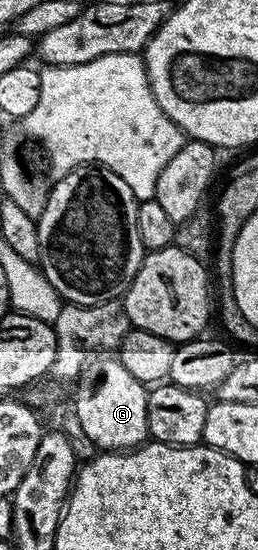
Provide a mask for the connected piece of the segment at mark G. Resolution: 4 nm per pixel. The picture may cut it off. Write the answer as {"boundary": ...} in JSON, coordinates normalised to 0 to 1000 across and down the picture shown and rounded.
{"boundary":[[[461,649],[388,651],[341,658],[314,675],[295,704],[295,745],[287,758],[302,771],[318,771],[318,785],[360,804],[372,813],[403,822],[477,822],[535,811],[554,811],[578,802],[574,765],[566,764],[566,735],[574,733],[574,709],[562,696],[519,691],[488,669],[473,669]]]}

